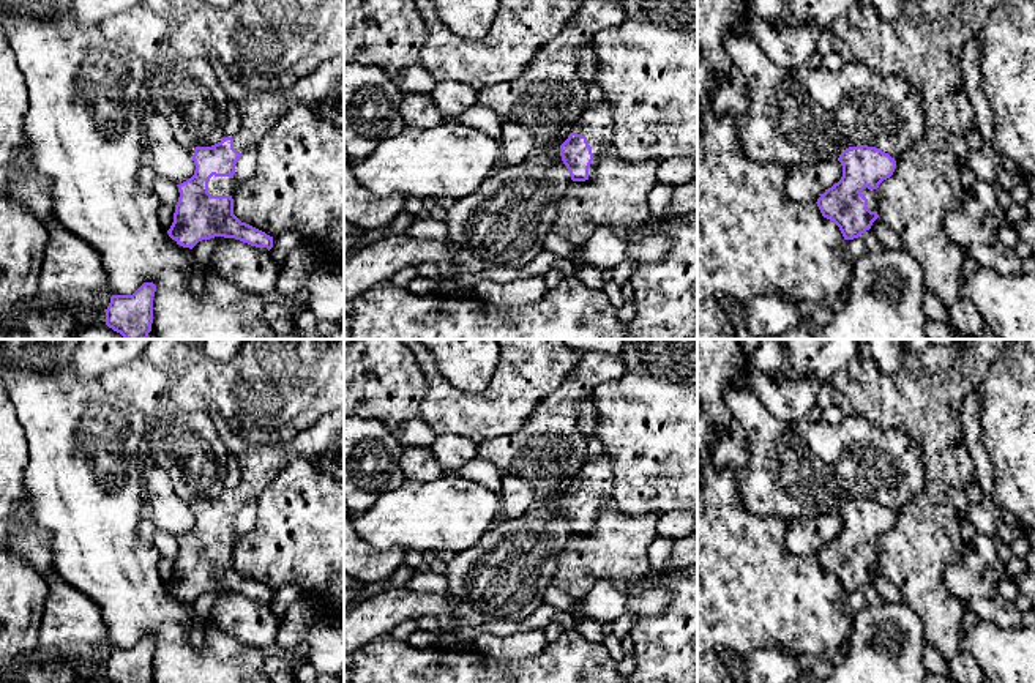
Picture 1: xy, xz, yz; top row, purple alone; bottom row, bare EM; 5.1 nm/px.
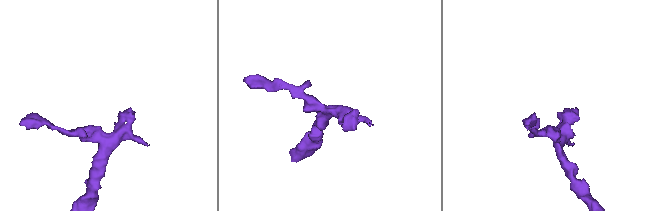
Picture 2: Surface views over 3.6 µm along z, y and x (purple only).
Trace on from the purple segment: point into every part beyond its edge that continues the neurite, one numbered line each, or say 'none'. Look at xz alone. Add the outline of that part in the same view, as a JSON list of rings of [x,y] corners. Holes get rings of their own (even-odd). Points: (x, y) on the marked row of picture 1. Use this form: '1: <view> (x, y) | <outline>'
1: xz (597, 123) | [[[604,101],[598,106],[584,109],[581,118],[574,126],[574,132],[585,136],[588,145],[592,147],[593,161],[588,167],[588,178],[595,177],[598,162],[615,155],[612,145],[614,132],[614,110],[612,106]]]

